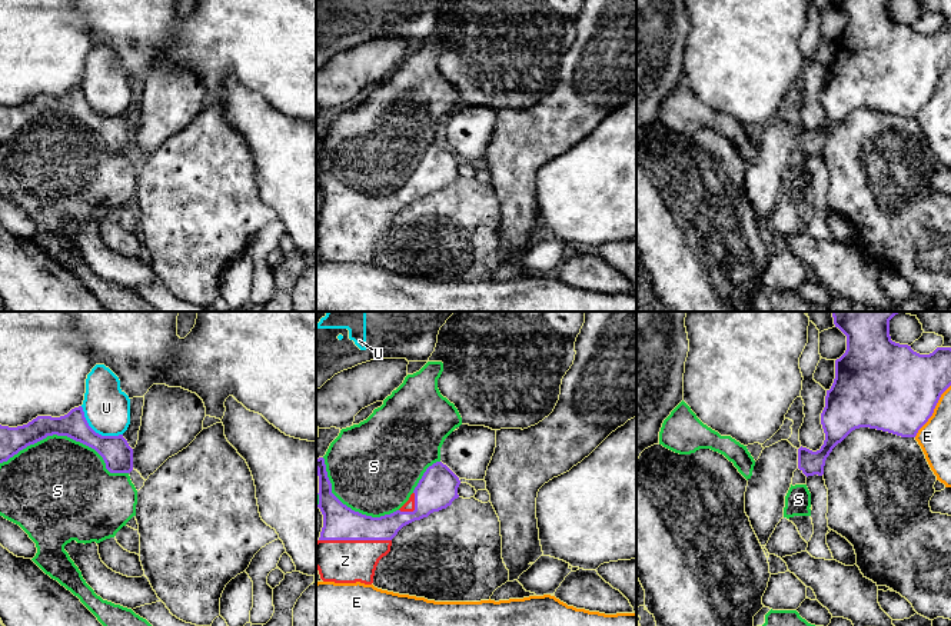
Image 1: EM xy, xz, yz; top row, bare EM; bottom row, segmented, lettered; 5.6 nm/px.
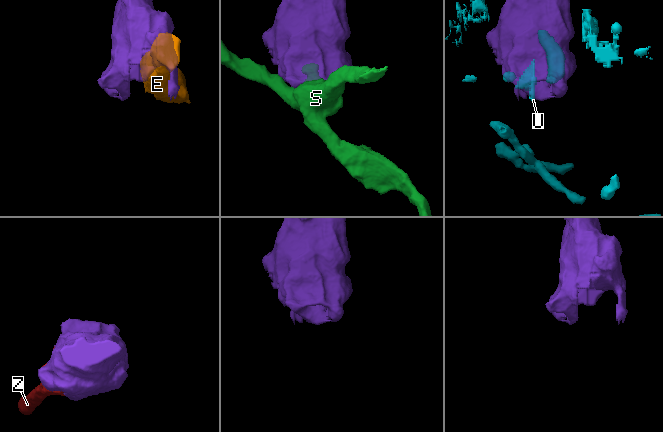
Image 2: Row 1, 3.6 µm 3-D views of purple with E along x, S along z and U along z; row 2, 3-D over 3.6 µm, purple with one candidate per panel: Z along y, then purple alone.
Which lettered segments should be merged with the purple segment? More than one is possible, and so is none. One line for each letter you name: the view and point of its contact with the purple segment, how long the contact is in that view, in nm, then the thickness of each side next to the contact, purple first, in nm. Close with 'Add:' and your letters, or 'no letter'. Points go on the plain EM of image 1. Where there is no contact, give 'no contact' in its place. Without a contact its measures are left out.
Z: contact xz (355, 219); length 400 nm; calibres 190 and 240 nm
Add: Z

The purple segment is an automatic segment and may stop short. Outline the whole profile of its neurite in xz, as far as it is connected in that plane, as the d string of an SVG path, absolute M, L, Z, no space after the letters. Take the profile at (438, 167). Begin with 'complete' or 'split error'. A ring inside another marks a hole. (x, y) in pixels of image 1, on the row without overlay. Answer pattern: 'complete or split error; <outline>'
split error; M316 139L323 207L316 222L316 249L323 262L372 264L379 240L398 212L459 177L459 157L442 141L426 149L409 180L396 192L372 197L352 190L333 173L325 139Z

